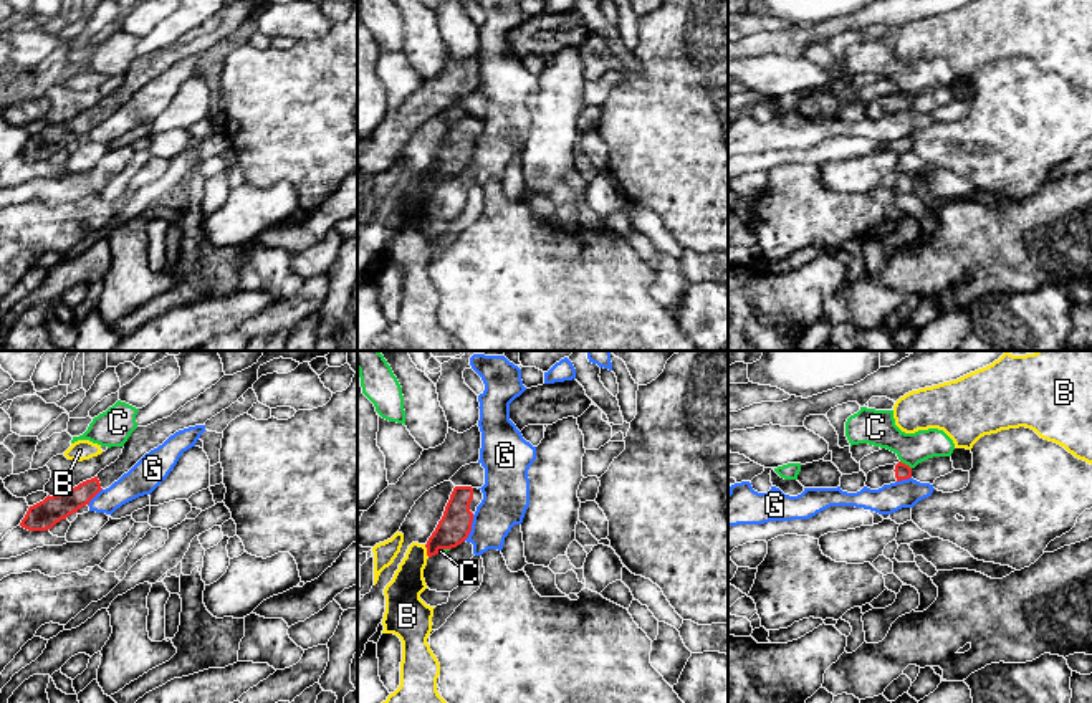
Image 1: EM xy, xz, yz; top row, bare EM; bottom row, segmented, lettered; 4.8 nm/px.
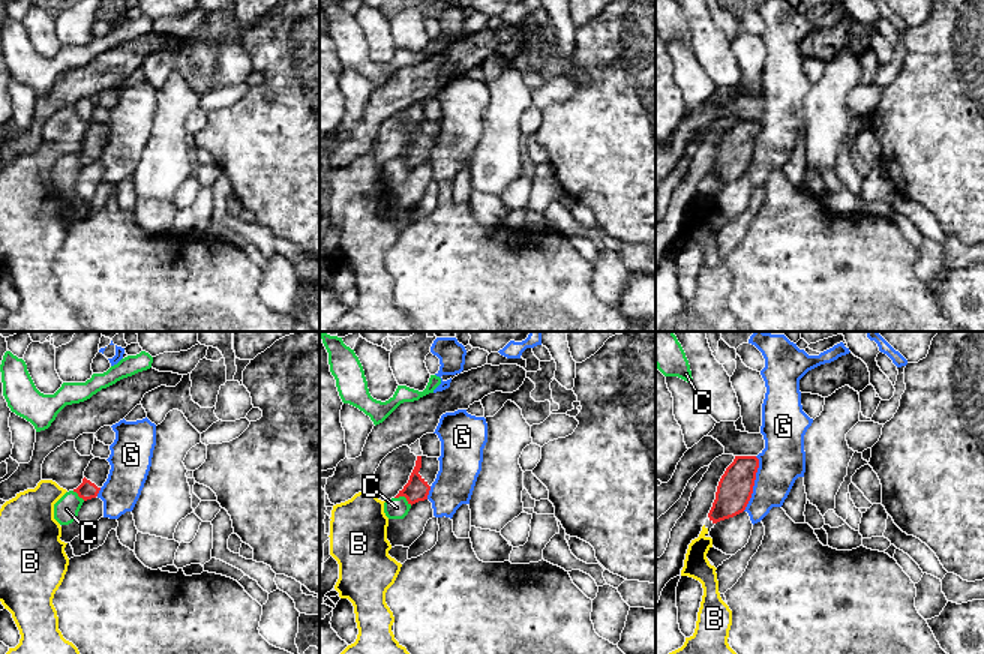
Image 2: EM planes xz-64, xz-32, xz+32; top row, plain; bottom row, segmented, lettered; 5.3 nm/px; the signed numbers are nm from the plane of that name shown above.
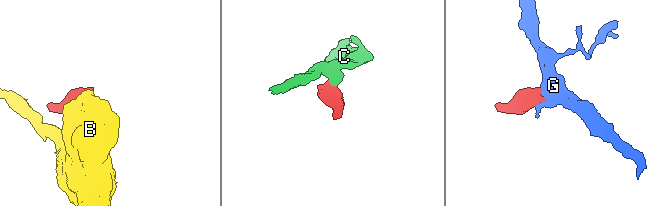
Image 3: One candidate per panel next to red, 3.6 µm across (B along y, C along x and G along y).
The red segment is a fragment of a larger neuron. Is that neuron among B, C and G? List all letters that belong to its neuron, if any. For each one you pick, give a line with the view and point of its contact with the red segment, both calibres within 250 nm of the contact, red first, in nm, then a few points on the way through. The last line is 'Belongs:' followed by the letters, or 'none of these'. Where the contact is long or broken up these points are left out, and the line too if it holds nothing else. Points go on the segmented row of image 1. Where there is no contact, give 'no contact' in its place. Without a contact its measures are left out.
Belongs: none of these

